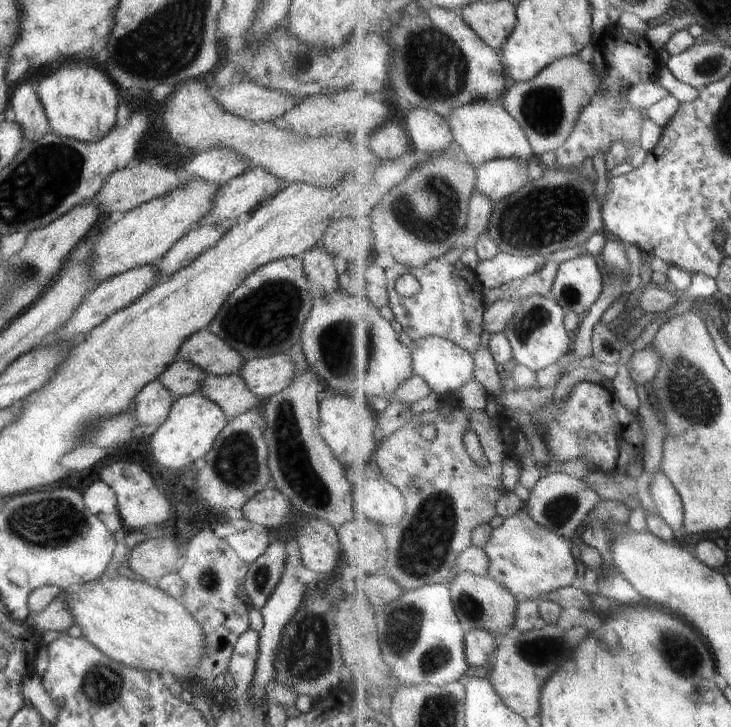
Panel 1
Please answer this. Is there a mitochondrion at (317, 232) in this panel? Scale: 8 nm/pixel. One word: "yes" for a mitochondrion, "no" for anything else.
no

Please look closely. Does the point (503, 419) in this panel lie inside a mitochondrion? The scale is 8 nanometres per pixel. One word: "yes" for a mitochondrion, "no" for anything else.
no

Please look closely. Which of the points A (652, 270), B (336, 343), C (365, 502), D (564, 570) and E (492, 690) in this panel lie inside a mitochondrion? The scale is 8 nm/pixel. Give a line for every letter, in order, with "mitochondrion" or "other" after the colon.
A: other
B: mitochondrion
C: other
D: other
E: other

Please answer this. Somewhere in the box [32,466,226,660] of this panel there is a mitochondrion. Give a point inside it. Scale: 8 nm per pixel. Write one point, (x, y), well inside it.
(208, 580)

